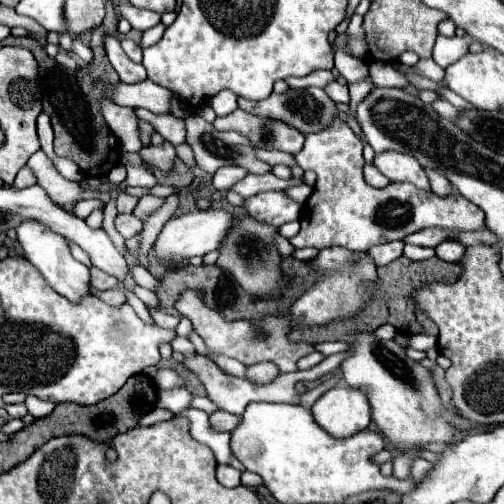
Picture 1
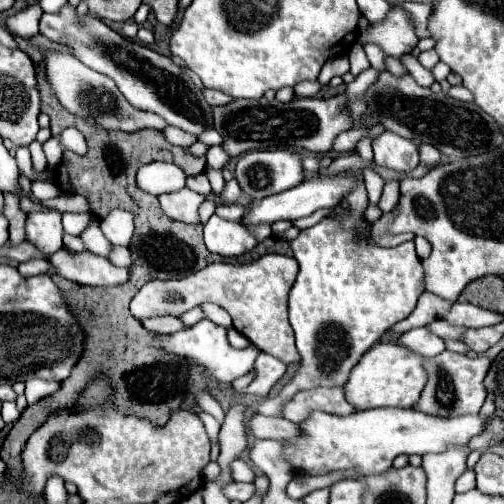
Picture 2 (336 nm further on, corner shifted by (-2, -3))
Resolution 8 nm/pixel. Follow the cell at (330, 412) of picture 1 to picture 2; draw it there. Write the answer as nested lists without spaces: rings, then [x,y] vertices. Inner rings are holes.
[[[383,340],[377,342],[369,352],[363,354],[359,364],[353,368],[349,382],[345,384],[347,400],[357,410],[369,410],[379,406],[401,406],[411,408],[419,402],[421,390],[427,382],[427,372],[423,368],[425,358],[407,346],[403,346],[399,340]]]

